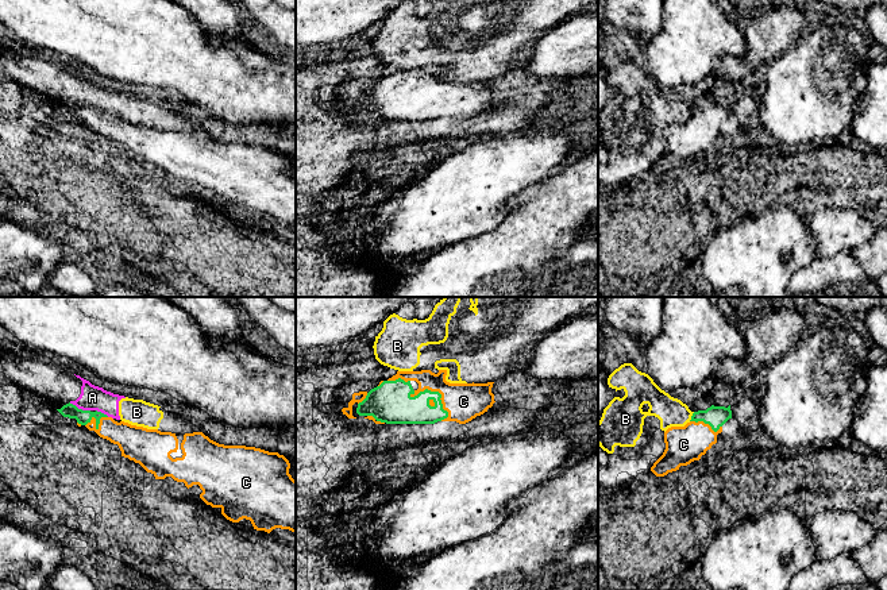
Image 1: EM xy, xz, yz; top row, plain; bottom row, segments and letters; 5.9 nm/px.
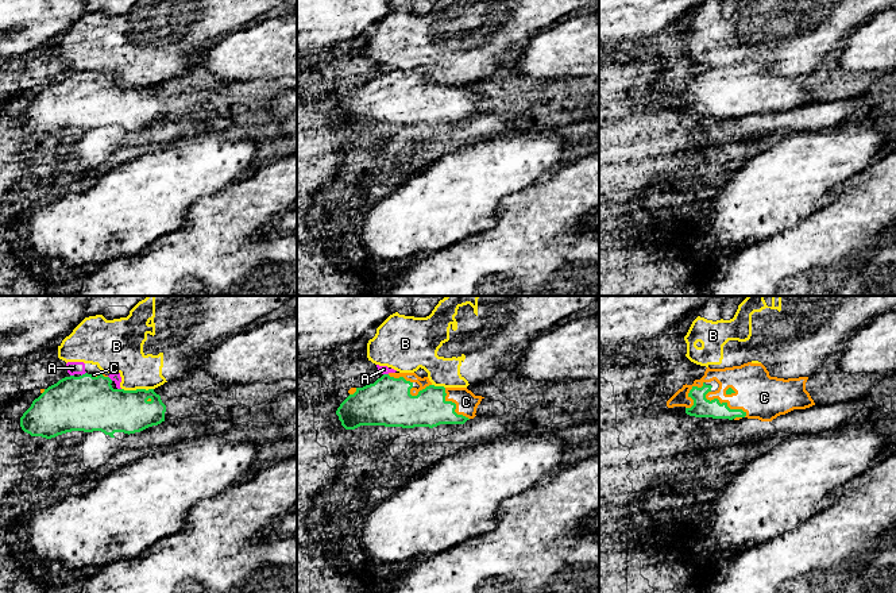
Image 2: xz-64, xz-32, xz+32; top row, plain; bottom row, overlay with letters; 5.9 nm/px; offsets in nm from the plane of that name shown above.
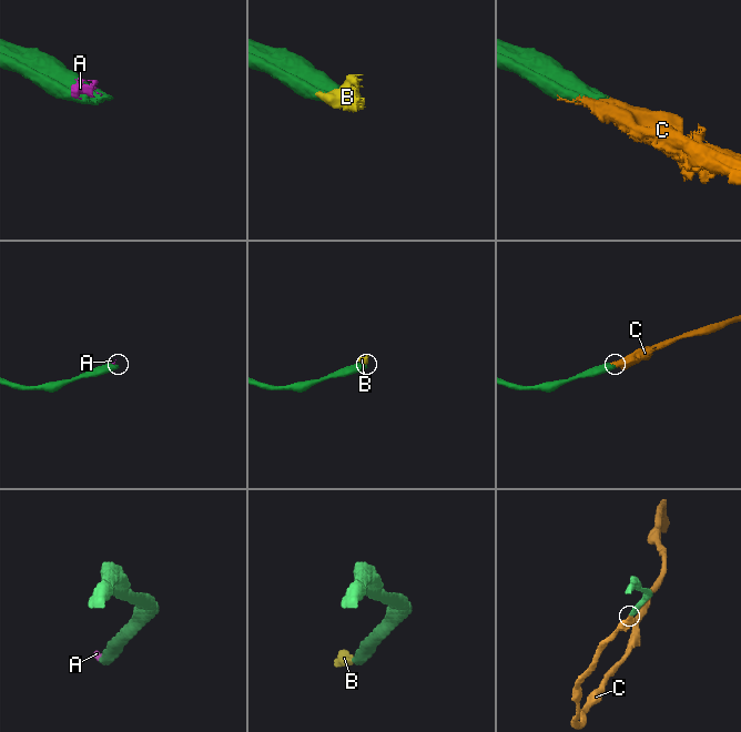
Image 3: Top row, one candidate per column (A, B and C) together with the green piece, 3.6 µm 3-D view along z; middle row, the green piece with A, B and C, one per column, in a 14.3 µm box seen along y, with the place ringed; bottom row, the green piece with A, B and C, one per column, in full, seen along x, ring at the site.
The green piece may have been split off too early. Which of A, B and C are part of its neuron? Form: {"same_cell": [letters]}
{"same_cell": ["C"]}

